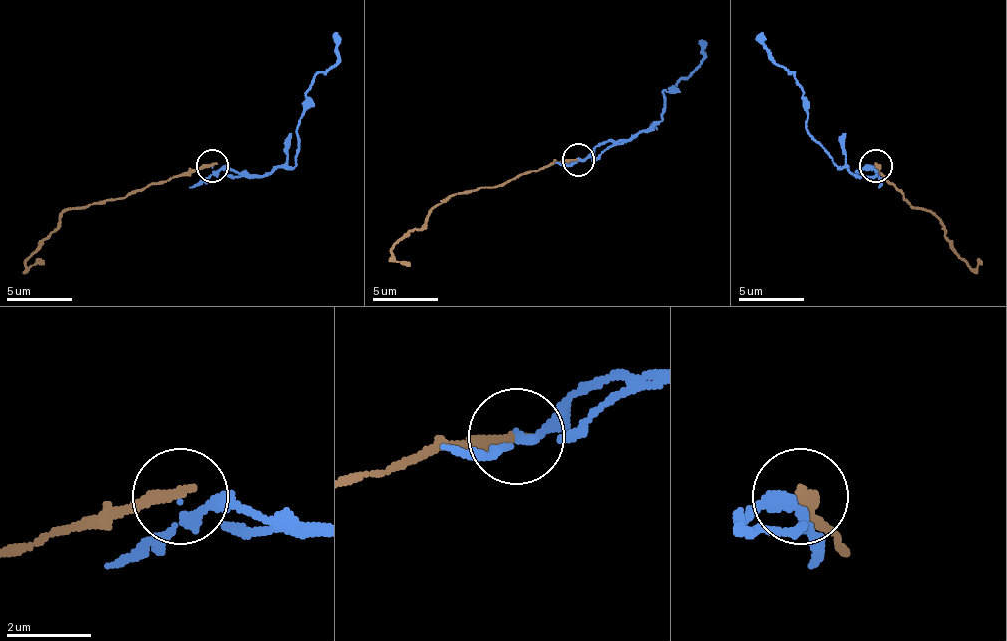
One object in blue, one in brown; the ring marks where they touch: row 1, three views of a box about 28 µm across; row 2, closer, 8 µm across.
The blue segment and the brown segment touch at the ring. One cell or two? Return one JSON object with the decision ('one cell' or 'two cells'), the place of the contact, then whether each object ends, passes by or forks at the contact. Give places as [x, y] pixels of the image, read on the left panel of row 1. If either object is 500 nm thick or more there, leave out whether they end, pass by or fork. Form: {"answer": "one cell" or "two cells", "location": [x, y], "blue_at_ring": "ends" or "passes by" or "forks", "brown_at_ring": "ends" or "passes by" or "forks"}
{"answer": "two cells", "location": [212, 166], "blue_at_ring": "passes by", "brown_at_ring": "ends"}

